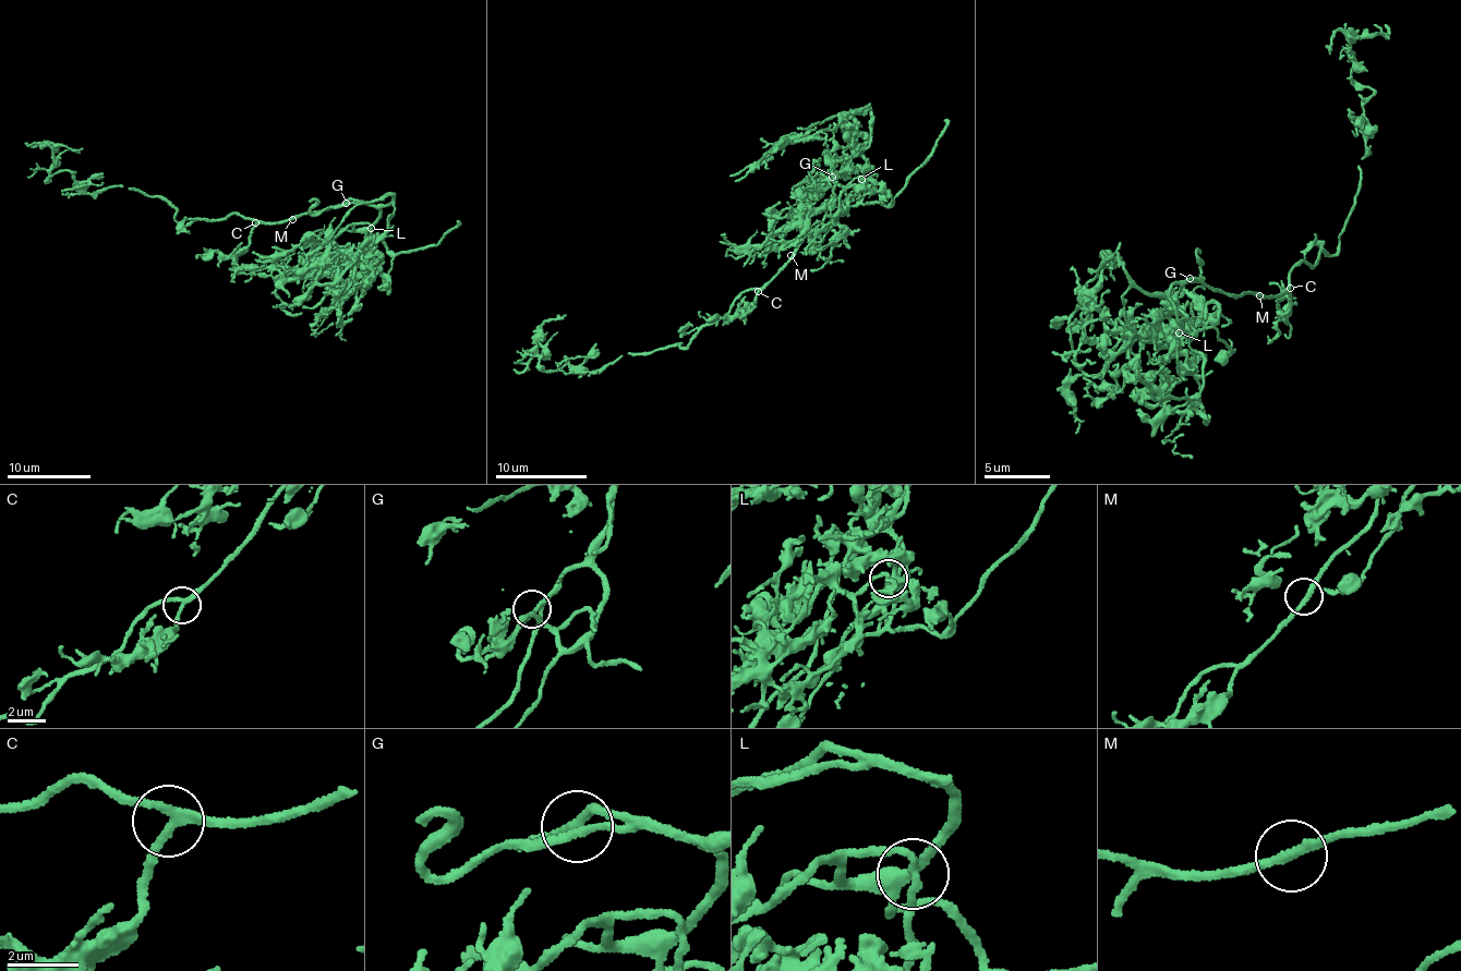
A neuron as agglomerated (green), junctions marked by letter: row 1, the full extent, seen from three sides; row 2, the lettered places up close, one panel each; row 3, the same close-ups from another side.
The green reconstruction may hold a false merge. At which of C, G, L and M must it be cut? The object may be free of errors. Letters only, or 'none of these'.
none of these

